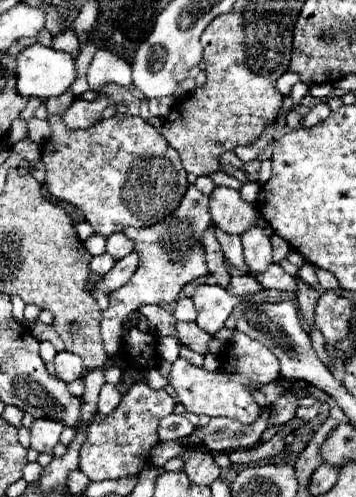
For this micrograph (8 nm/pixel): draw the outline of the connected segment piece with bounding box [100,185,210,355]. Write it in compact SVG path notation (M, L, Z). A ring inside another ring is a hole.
M190 185L180 207L166 221L144 229L128 227L124 231L134 241L134 249L140 253L142 261L132 279L124 287L110 293L110 305L102 313L100 332L108 355L116 355L124 331L124 321L130 313L138 311L146 303L158 303L158 305L174 303L180 295L180 289L188 281L208 275L204 247L202 247L202 233L208 227L208 223L210 223L208 197L200 193L194 185Z

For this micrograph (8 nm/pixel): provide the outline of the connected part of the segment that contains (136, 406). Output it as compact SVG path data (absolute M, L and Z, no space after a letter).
M136 383L122 397L120 405L110 415L94 415L94 421L88 425L86 443L79 453L79 470L90 481L122 479L132 477L150 463L150 449L160 441L158 423L162 417L174 411L174 399L164 389L150 389L146 383Z

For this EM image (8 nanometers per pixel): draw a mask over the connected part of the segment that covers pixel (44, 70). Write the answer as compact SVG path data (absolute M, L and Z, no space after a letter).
M34 43L34 45L26 47L24 51L20 51L20 55L16 57L14 75L16 75L16 91L20 95L48 99L48 97L62 95L66 89L70 89L70 85L76 79L76 69L74 69L74 59L68 53Z

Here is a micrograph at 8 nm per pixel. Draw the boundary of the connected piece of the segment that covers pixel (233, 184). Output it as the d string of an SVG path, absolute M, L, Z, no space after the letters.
M214 171L214 173L210 173L208 177L212 179L212 183L214 183L216 187L230 187L230 189L240 189L240 187L242 187L242 183L240 183L236 177L226 175L226 173L222 173L222 171Z

